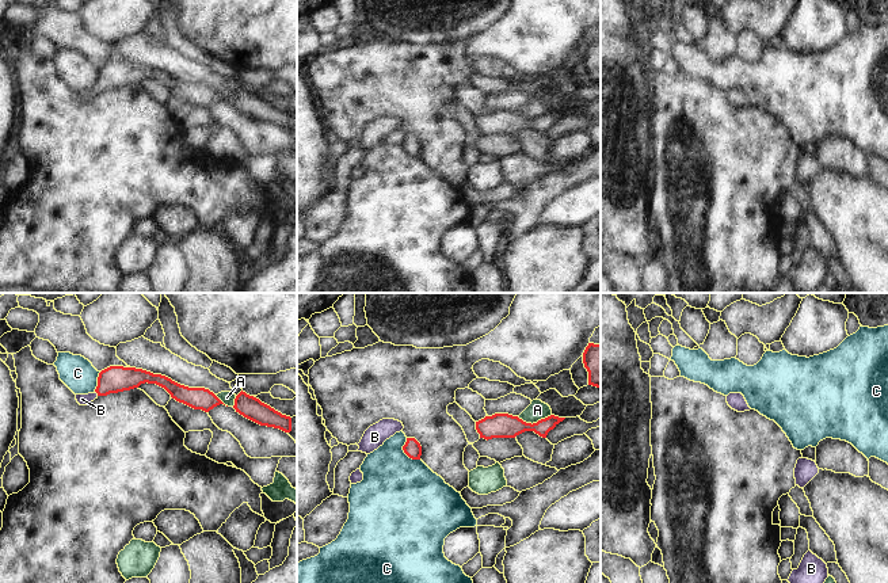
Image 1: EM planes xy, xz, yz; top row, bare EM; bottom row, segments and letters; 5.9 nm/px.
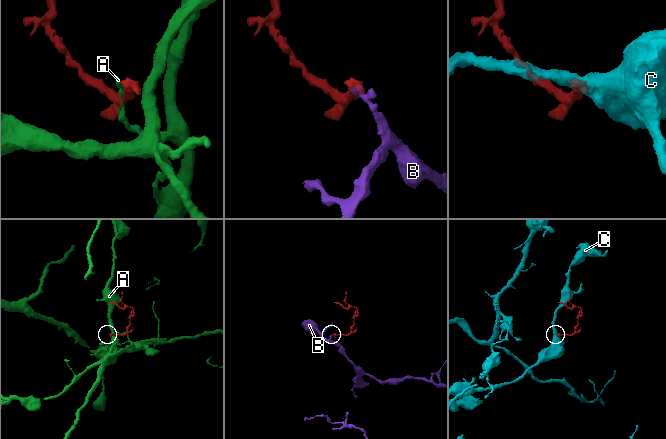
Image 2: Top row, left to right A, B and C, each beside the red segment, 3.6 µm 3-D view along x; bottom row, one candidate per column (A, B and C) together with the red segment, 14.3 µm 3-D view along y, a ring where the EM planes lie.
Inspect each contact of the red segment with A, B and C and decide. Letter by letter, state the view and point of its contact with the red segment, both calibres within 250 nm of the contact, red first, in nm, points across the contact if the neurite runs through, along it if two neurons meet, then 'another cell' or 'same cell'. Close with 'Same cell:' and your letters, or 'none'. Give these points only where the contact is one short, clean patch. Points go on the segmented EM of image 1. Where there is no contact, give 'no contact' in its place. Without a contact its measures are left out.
A: meets red in xz at (534, 423); 140 nm thick on the red side, 110 nm on the other; border along xz (551, 414), (532, 423), (518, 418); another cell
B: meets red in xy at (96, 392); 160 nm thick on the red side, 60 nm on the other; runs through xy (115, 378), (96, 392), (87, 399), (82, 399); same cell
C: meets red in xz at (406, 453); 100 nm thick on the red side, 460 nm on the other; border along xz (406, 438), (403, 450), (410, 457), (419, 460); another cell
Same cell: B

